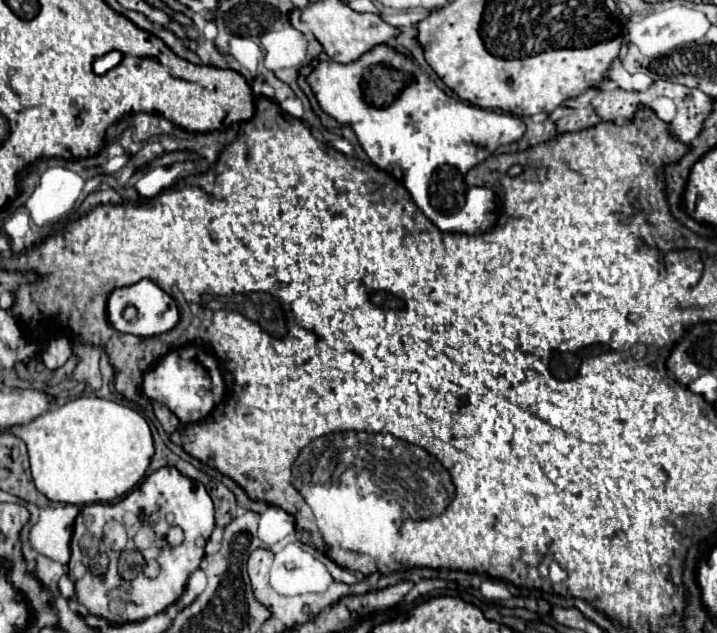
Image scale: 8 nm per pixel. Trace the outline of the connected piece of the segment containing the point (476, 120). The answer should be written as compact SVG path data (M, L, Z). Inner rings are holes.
M384 44L372 48L352 64L338 64L332 60L320 62L308 76L308 84L322 110L338 122L350 124L370 160L398 178L408 192L412 192L412 188L424 192L428 184L438 184L436 174L442 166L452 166L466 174L480 160L486 160L498 146L516 142L526 132L526 126L518 116L448 98L432 78L422 74L412 58L394 52ZM368 64L392 64L392 68L404 68L404 72L416 76L416 84L412 84L392 108L372 108L372 104L364 104L364 96L360 96L360 80L364 80L364 68L368 68Z

